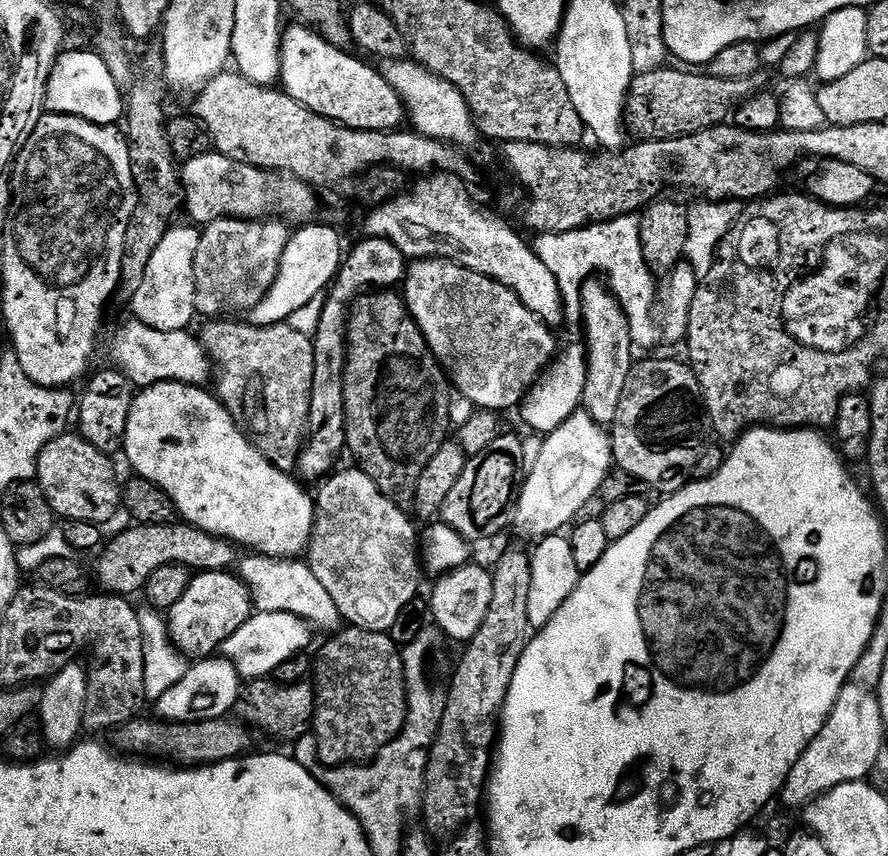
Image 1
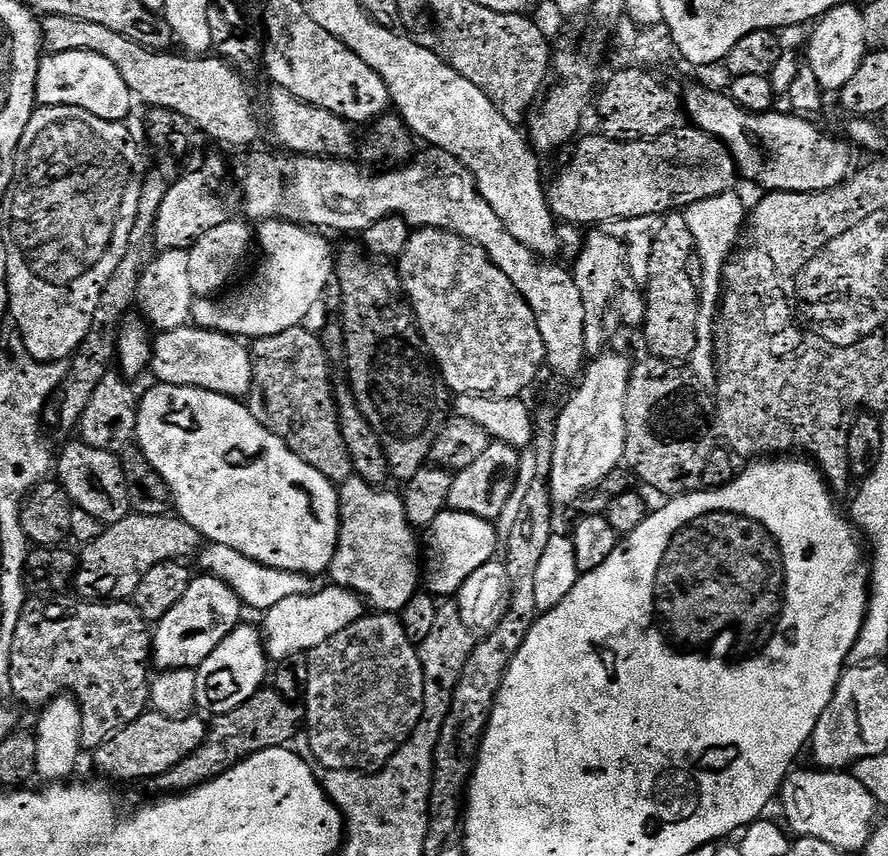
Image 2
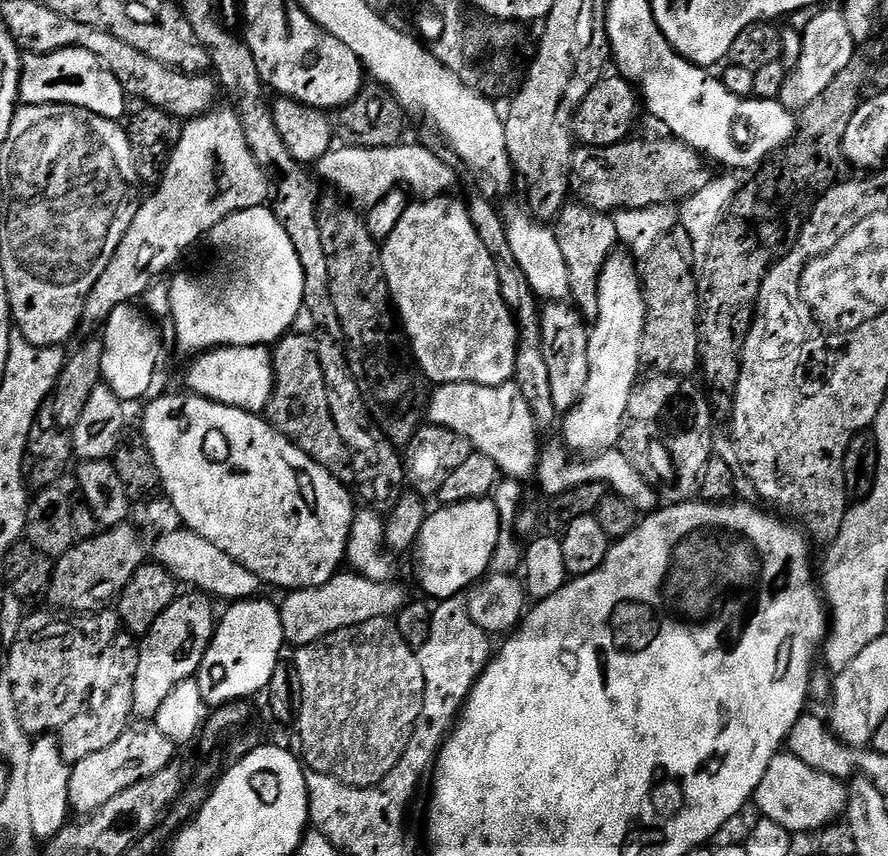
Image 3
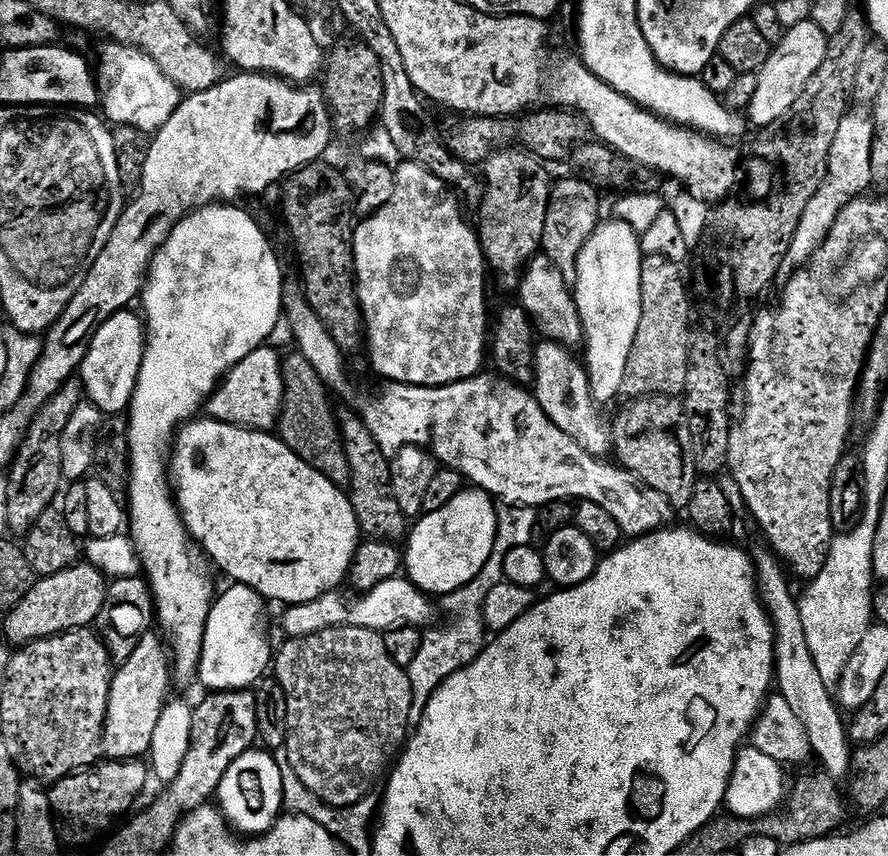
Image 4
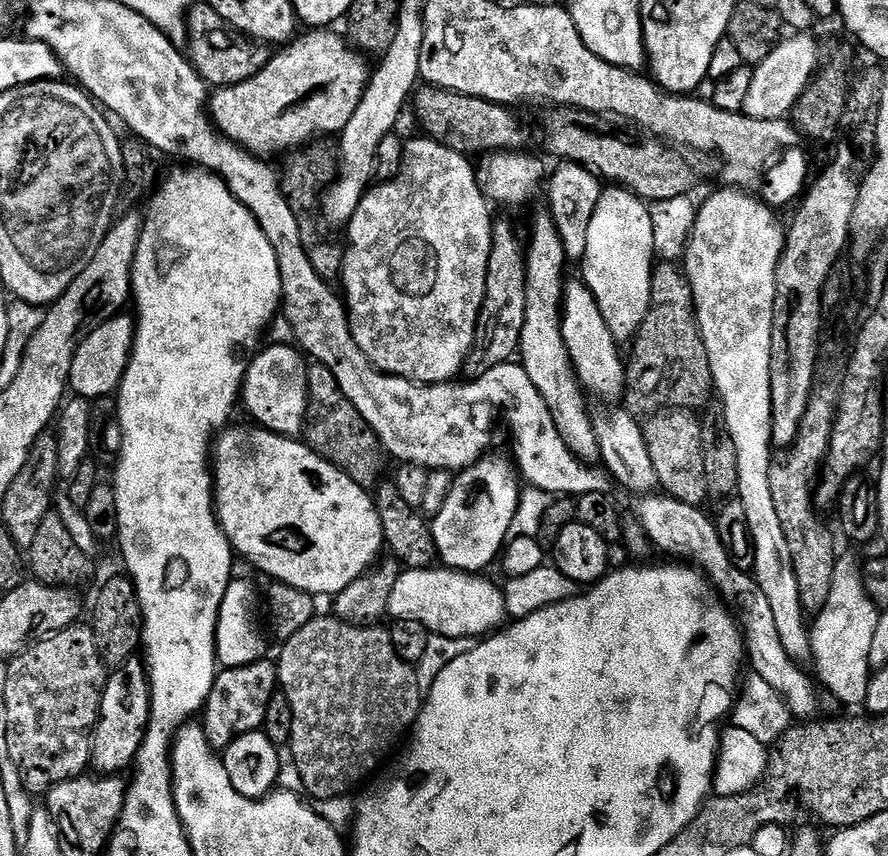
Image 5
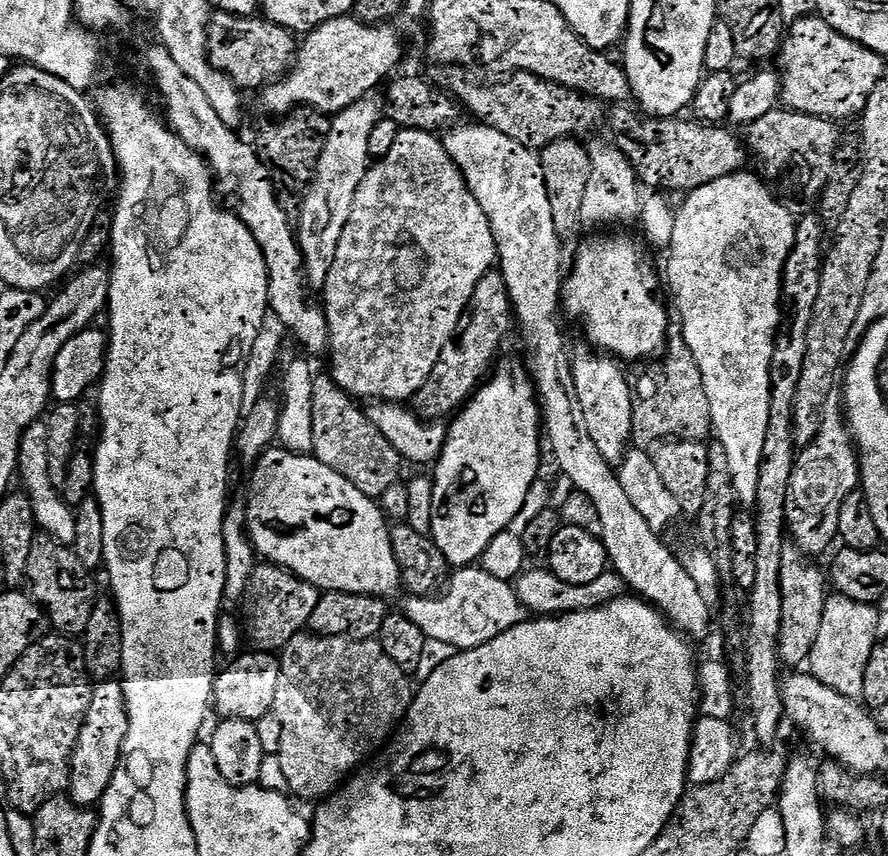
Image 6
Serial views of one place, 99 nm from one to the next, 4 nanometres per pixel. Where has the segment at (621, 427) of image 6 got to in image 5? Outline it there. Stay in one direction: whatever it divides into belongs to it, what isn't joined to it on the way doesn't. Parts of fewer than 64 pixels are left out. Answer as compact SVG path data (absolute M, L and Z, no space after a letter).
M569 279L564 285L560 329L572 359L572 369L576 371L576 378L581 385L604 400L619 401L625 395L626 360L620 357L621 345L614 334L610 334L610 326L606 326L606 318L602 318L602 310L583 279Z

